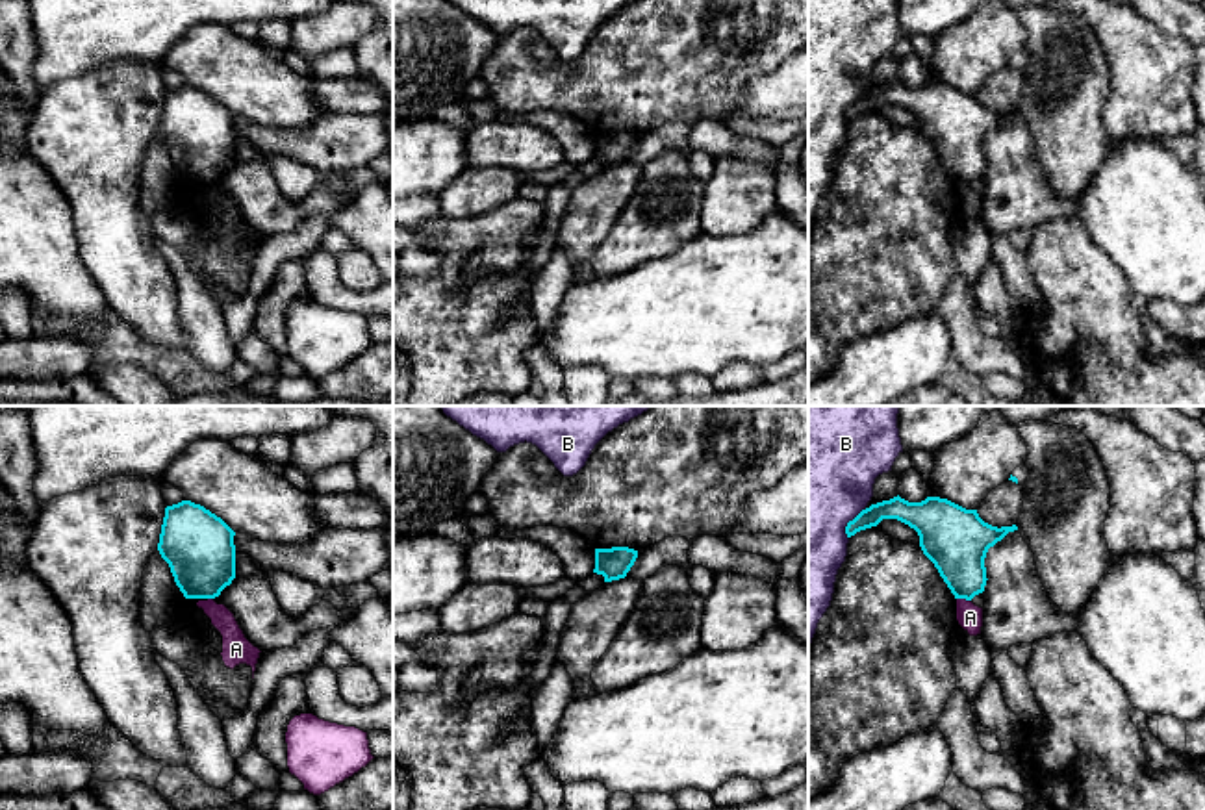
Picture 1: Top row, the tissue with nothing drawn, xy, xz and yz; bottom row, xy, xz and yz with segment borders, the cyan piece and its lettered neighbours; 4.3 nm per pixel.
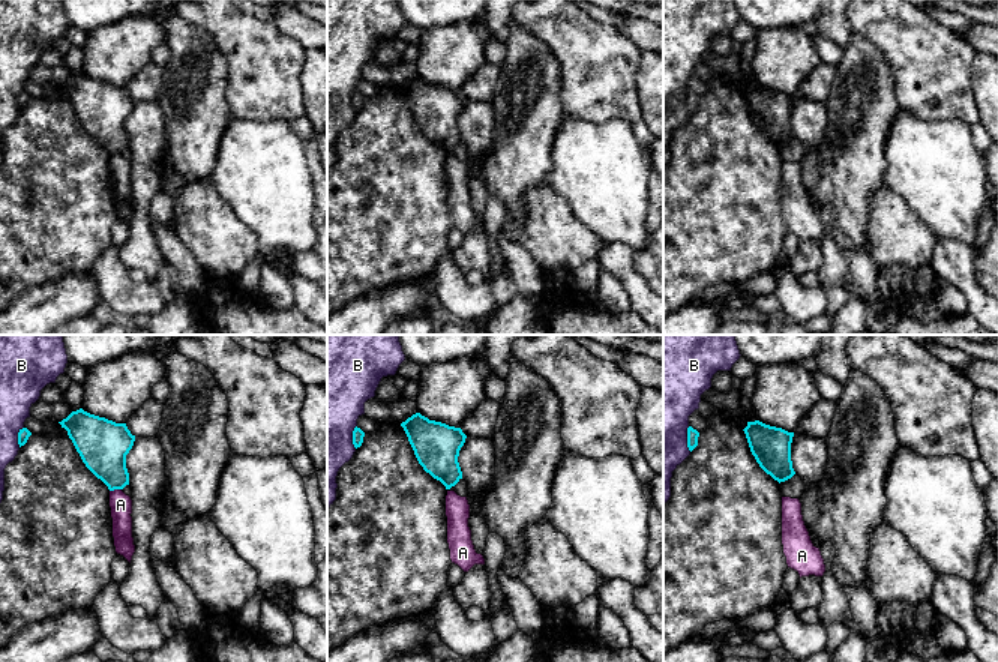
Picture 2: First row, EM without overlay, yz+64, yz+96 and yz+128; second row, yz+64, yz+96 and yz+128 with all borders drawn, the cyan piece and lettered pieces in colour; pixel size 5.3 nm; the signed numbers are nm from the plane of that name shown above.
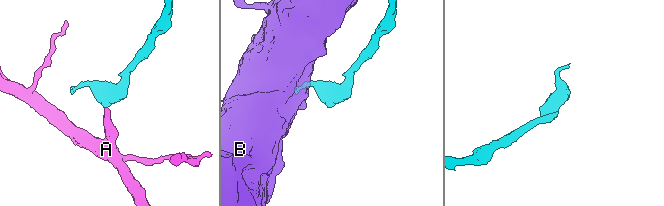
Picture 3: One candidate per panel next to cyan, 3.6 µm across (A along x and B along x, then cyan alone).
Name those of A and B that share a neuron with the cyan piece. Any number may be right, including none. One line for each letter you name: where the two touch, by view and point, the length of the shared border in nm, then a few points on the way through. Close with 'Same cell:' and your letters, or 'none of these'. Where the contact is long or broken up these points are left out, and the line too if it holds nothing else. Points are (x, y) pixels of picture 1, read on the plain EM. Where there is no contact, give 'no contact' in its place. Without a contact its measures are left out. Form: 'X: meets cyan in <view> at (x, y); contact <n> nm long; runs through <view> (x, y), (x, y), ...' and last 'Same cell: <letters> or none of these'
Same cell: none of these

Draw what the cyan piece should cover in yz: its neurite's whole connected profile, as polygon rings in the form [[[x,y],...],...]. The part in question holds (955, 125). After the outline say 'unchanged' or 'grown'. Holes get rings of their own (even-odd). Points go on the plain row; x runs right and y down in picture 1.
[[[899,80],[871,89],[847,108],[847,122],[877,111],[882,104],[897,104],[920,120],[923,139],[934,148],[955,184],[971,185],[984,176],[984,143],[990,132],[1001,126],[1012,111],[992,111],[977,95],[966,95],[947,83],[927,82],[908,87]]]; unchanged

